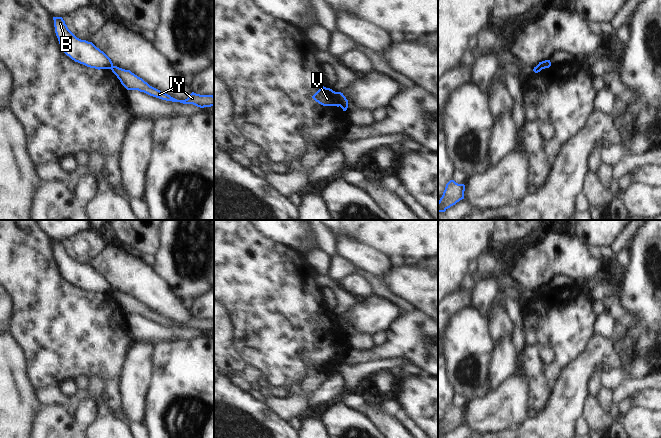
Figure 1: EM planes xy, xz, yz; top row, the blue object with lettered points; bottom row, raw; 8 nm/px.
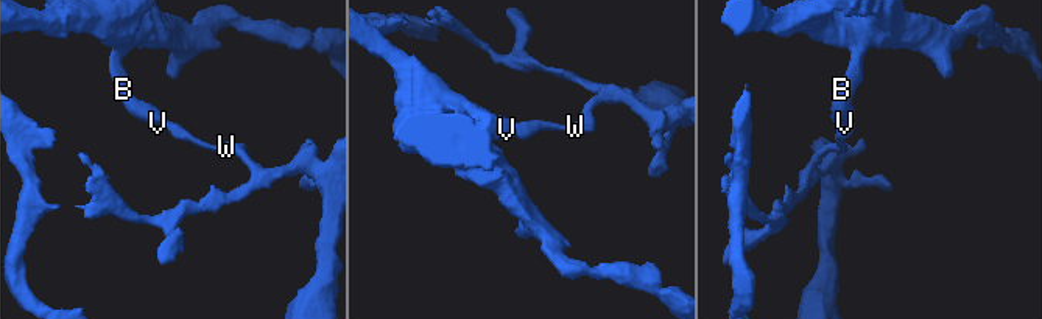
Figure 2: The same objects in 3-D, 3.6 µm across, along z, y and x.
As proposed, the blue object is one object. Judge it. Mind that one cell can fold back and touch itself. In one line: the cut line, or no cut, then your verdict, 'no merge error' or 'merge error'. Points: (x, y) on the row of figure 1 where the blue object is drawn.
xz (335, 92), (340, 105) | merge error

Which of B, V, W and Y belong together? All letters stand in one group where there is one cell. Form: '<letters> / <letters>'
B V / W Y

